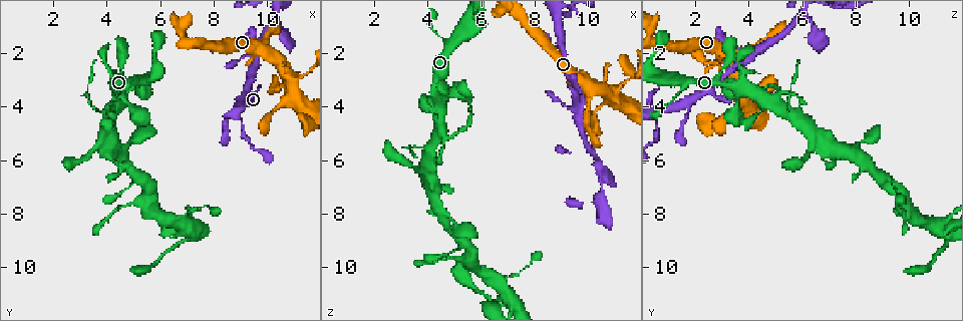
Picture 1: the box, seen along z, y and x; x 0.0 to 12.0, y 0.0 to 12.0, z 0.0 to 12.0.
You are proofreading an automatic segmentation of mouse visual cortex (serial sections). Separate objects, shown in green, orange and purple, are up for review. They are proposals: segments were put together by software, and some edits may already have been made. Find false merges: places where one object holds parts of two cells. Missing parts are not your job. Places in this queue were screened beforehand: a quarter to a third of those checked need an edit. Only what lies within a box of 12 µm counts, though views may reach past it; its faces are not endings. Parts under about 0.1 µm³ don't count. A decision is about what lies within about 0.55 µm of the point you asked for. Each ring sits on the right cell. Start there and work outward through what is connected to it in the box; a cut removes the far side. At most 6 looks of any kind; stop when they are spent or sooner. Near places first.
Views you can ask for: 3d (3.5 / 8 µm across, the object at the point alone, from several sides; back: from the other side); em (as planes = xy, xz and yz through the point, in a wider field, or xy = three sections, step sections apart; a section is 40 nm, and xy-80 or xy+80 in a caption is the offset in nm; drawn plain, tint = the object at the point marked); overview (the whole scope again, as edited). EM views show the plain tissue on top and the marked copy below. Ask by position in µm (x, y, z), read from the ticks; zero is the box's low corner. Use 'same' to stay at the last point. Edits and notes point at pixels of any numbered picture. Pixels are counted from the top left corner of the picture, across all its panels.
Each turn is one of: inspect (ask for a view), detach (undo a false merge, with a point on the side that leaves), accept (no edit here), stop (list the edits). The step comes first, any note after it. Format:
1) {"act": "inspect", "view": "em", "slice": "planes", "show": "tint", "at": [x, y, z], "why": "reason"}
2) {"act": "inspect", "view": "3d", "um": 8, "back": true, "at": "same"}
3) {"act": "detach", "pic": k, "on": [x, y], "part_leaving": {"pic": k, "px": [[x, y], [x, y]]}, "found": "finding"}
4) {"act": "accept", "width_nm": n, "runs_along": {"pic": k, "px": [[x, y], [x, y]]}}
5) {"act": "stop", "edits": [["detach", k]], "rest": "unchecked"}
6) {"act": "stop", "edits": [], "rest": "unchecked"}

{"act": "inspect", "view": "3d", "um": 3.5, "at": [10.4, 1.0, 6.3], "why": "abrupt turn"}

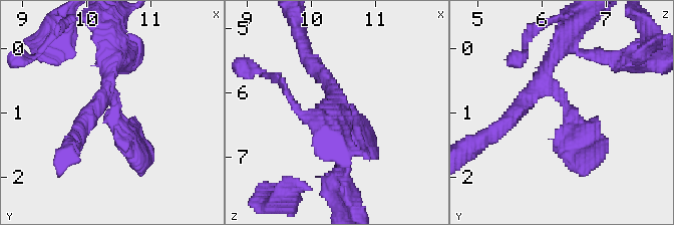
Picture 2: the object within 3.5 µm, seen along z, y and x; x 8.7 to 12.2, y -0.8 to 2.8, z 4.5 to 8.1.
{"act": "inspect", "view": "em", "slice": "xy", "step": 2, "show": "tint", "at": [10.40, 0.90, 6.30], "why": "need the tissue"}

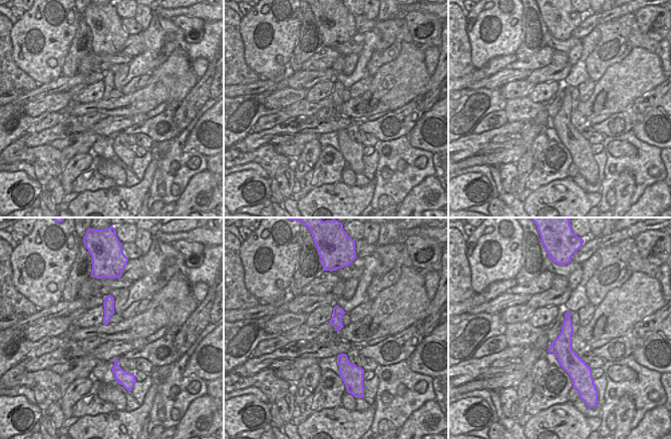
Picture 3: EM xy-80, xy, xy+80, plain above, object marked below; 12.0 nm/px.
{"act": "accept", "runs_along": {"pic": 2, "px": [[321, 71], [339, 123], [367, 146]]}, "found": "all the same cell"}

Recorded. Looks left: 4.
{"act": "inspect", "view": "3d", "um": 8, "at": [4.4, 3.8, 4.9], "why": "thin arm on a thick one"}

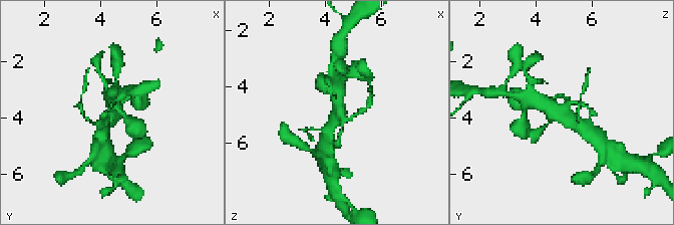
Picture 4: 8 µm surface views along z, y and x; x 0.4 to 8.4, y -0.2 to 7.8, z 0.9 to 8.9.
{"act": "inspect", "view": "em", "slice": "xy", "step": 1, "show": "tint", "at": [4.5, 3.8, 4.8], "why": "need the tissue"}

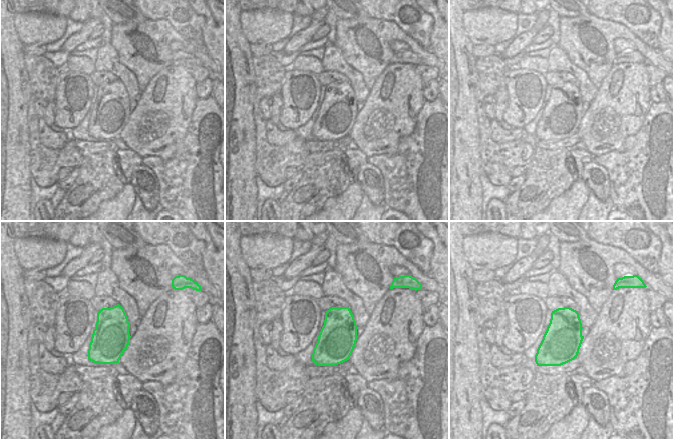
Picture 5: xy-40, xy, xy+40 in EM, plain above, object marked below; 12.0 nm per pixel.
{"act": "accept", "runs_along": {"pic": 4, "px": [[534, 99], [579, 126]]}, "found": "continuous, no second cell"}

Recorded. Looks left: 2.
{"act": "inspect", "view": "3d", "um": 3.5, "back": true, "at": [7.1, 8.8, 11.4], "why": "four or more arms meet"}

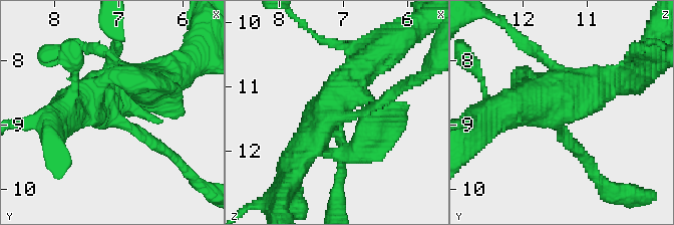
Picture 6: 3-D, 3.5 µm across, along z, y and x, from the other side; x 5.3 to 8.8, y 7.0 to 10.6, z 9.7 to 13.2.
{"act": "inspect", "view": "em", "slice": "xy", "step": 2, "show": "tint", "at": [7.15, 8.80, 11.35], "why": "need the tissue"}

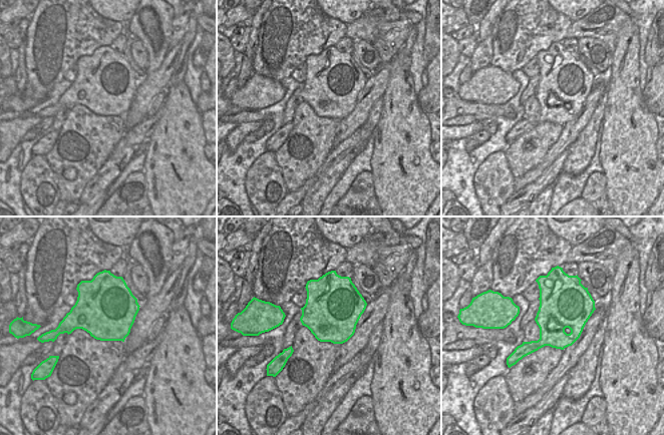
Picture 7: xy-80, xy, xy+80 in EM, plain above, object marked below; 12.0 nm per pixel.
{"act": "accept", "runs_along": {"pic": 6, "px": [[622, 81], [583, 87], [558, 119], [565, 138]]}, "found": "one cell here"}

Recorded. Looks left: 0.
{"act": "stop", "edits": [], "rest": "unchecked"}

